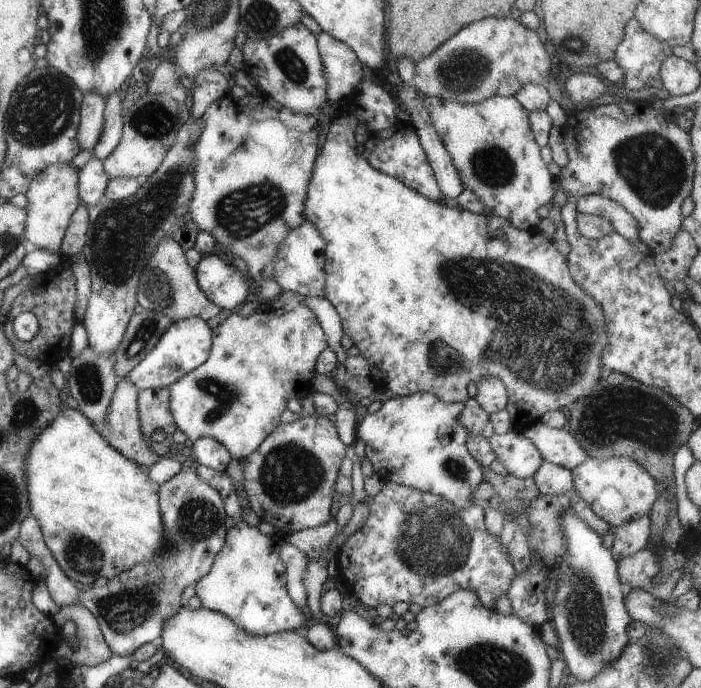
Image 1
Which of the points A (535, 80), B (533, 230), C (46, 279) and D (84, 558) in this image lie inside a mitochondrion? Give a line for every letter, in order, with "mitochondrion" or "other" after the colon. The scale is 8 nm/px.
A: other
B: other
C: other
D: mitochondrion

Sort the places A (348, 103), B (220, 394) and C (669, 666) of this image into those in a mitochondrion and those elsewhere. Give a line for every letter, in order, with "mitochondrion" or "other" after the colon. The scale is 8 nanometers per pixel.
A: other
B: mitochondrion
C: other

